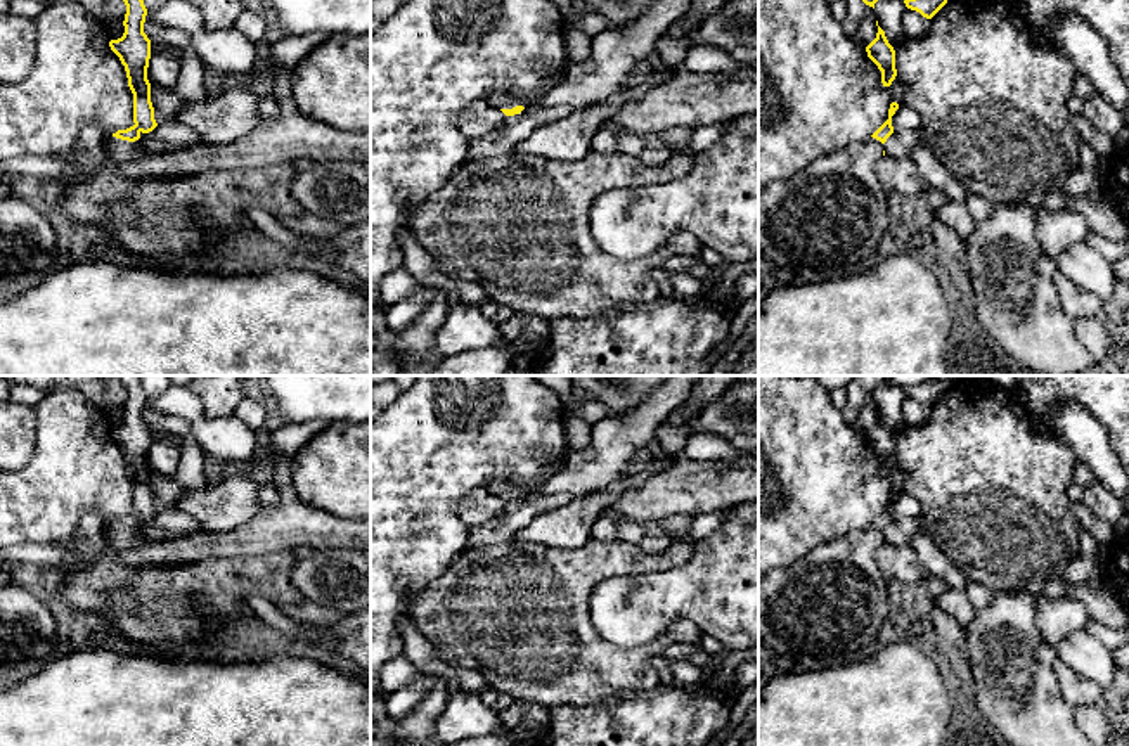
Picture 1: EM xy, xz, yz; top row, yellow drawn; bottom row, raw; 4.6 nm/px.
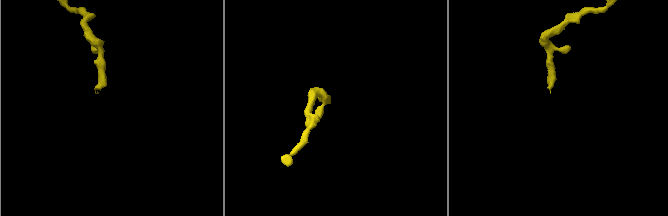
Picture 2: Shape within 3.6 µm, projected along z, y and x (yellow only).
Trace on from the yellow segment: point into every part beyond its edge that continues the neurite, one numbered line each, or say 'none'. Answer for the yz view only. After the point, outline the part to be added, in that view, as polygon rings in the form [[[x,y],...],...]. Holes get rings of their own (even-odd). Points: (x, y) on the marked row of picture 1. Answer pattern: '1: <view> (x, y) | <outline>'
1: yz (823, 224) | [[[869,137],[864,142],[857,142],[840,151],[835,151],[831,154],[819,156],[802,171],[795,173],[791,178],[774,180],[767,183],[758,192],[758,254],[764,256],[767,261],[791,272],[795,275],[795,286],[828,282],[828,280],[836,280],[842,277],[850,277],[850,275],[864,272],[869,258],[878,253],[880,242],[888,227],[888,194],[885,192],[881,183],[876,180],[876,173],[874,173],[874,164],[878,163],[881,156],[883,156],[883,144]]]

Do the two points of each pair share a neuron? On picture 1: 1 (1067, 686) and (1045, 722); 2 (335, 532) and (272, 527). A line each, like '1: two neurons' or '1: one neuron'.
1: two neurons
2: one neuron

